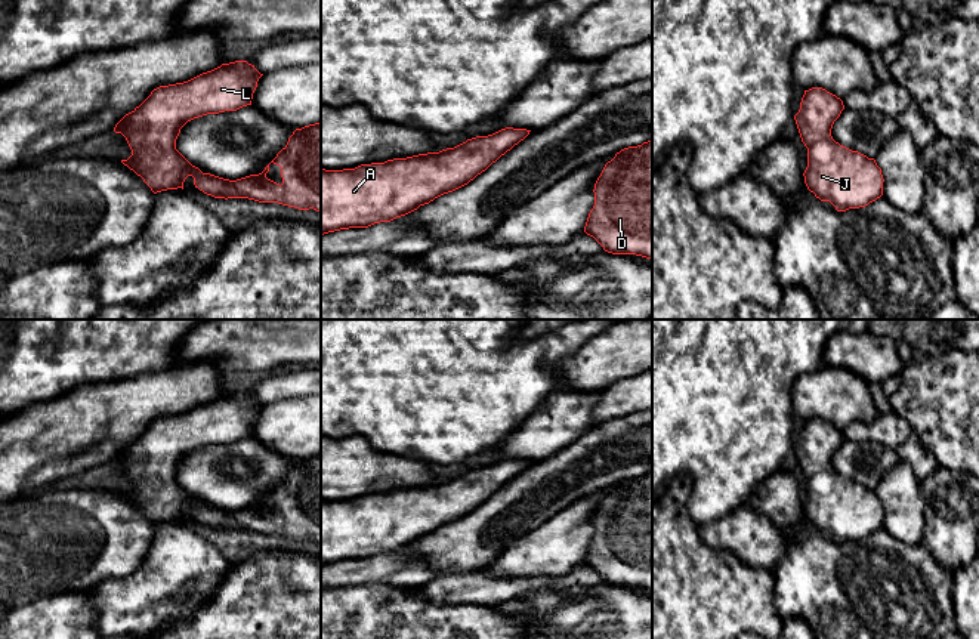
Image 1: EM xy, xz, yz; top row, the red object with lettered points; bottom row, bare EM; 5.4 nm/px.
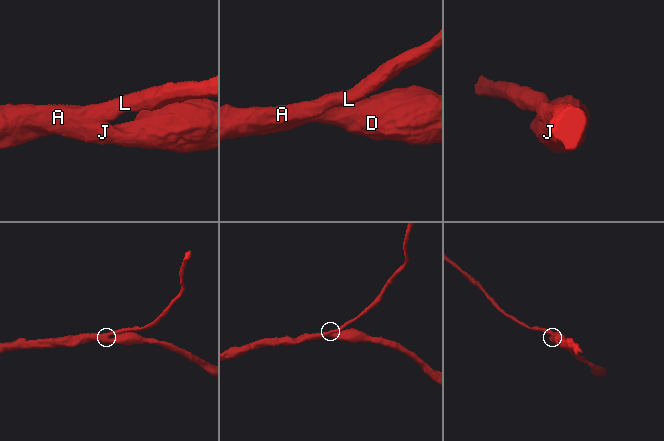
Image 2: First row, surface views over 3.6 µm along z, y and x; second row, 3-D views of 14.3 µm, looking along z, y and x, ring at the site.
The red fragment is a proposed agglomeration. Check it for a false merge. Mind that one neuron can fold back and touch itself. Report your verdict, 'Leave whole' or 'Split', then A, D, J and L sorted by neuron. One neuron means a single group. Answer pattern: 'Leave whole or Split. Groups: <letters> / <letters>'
Leave whole. Groups: A D J L

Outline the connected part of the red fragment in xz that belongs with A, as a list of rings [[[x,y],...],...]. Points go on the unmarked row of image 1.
[[[506,459],[488,467],[467,470],[439,484],[361,496],[355,500],[321,500],[321,567],[349,559],[368,559],[405,547],[420,537],[467,516],[524,472],[529,463]]]

